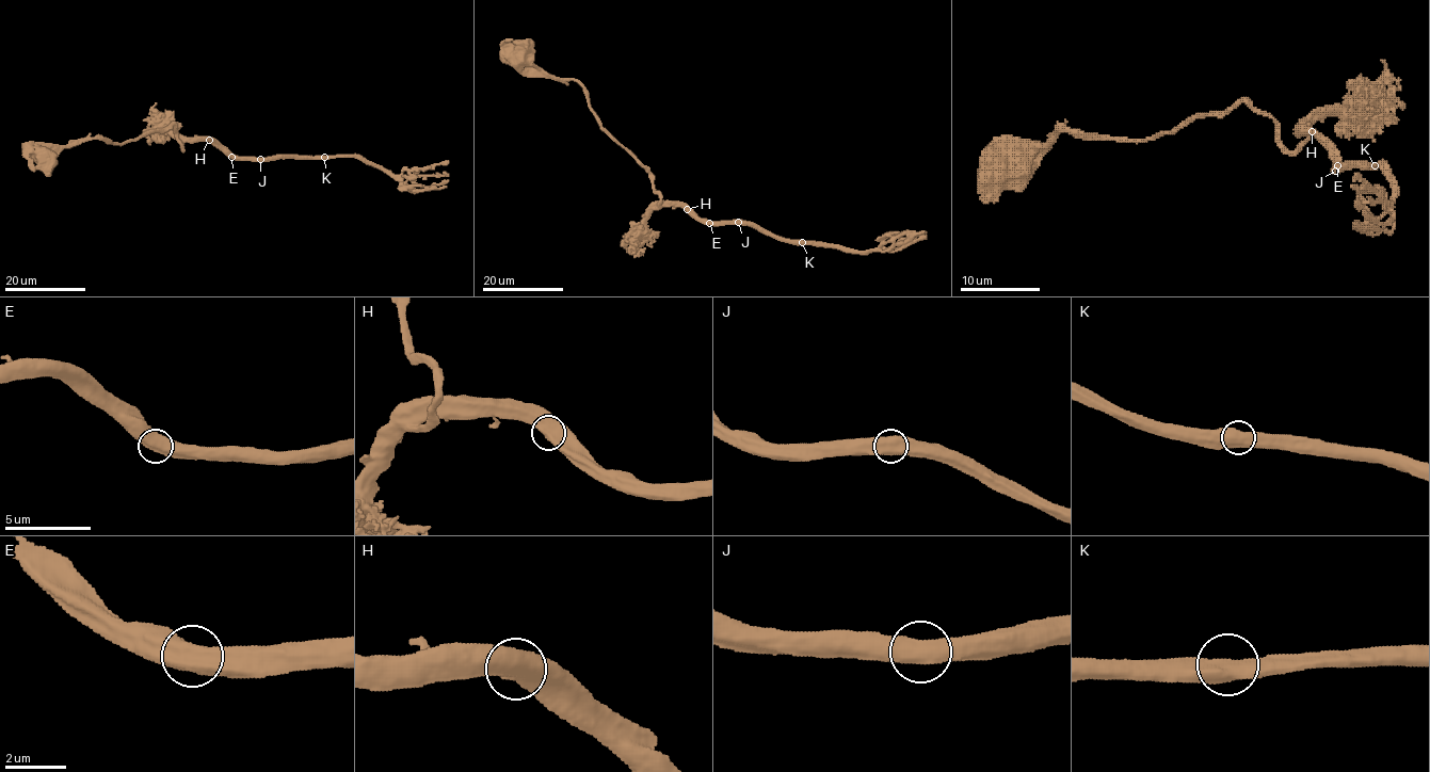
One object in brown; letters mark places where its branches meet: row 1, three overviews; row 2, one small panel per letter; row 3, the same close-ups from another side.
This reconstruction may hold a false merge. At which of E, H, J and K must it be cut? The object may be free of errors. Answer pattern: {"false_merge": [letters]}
{"false_merge": []}

